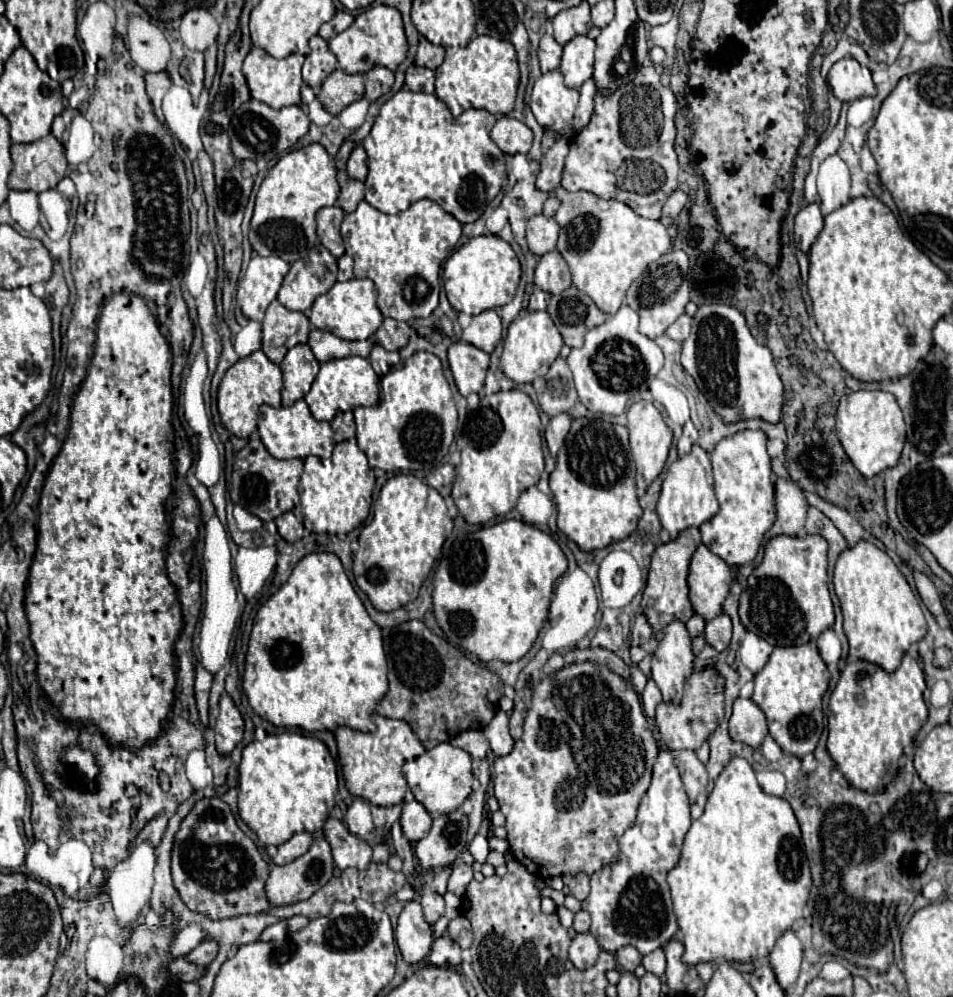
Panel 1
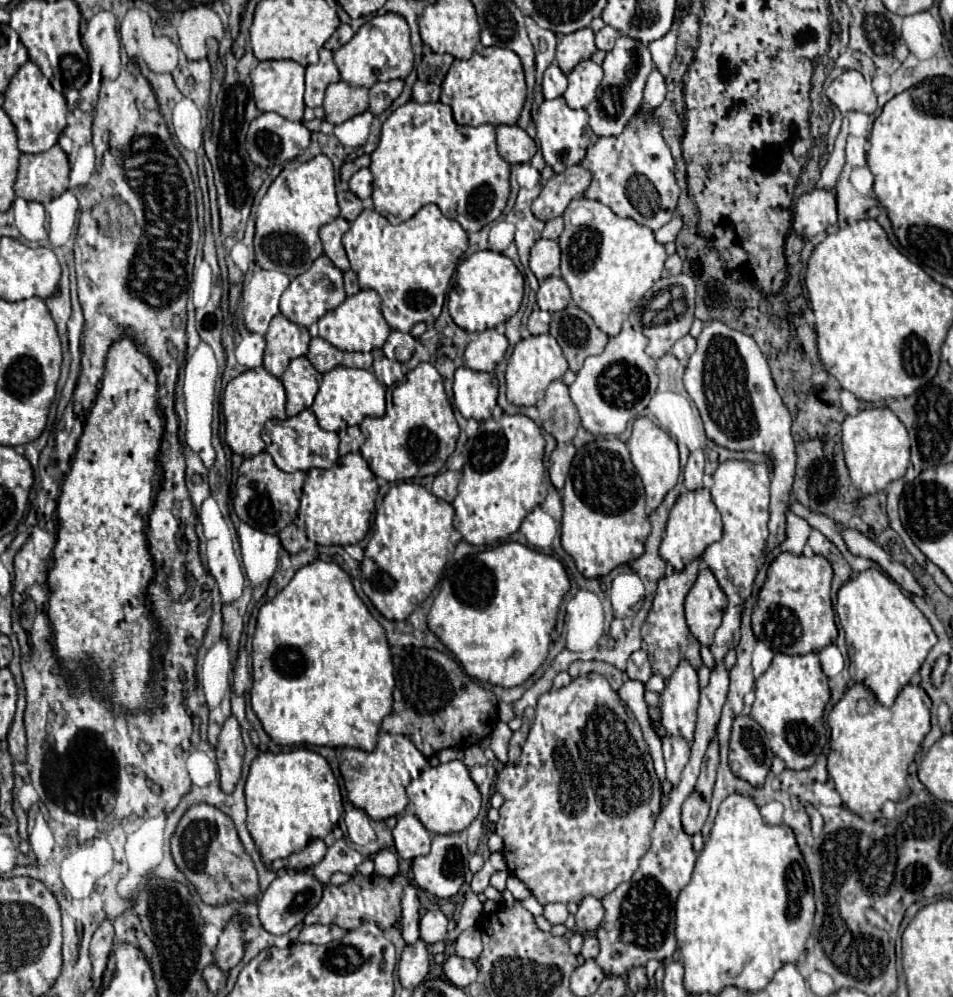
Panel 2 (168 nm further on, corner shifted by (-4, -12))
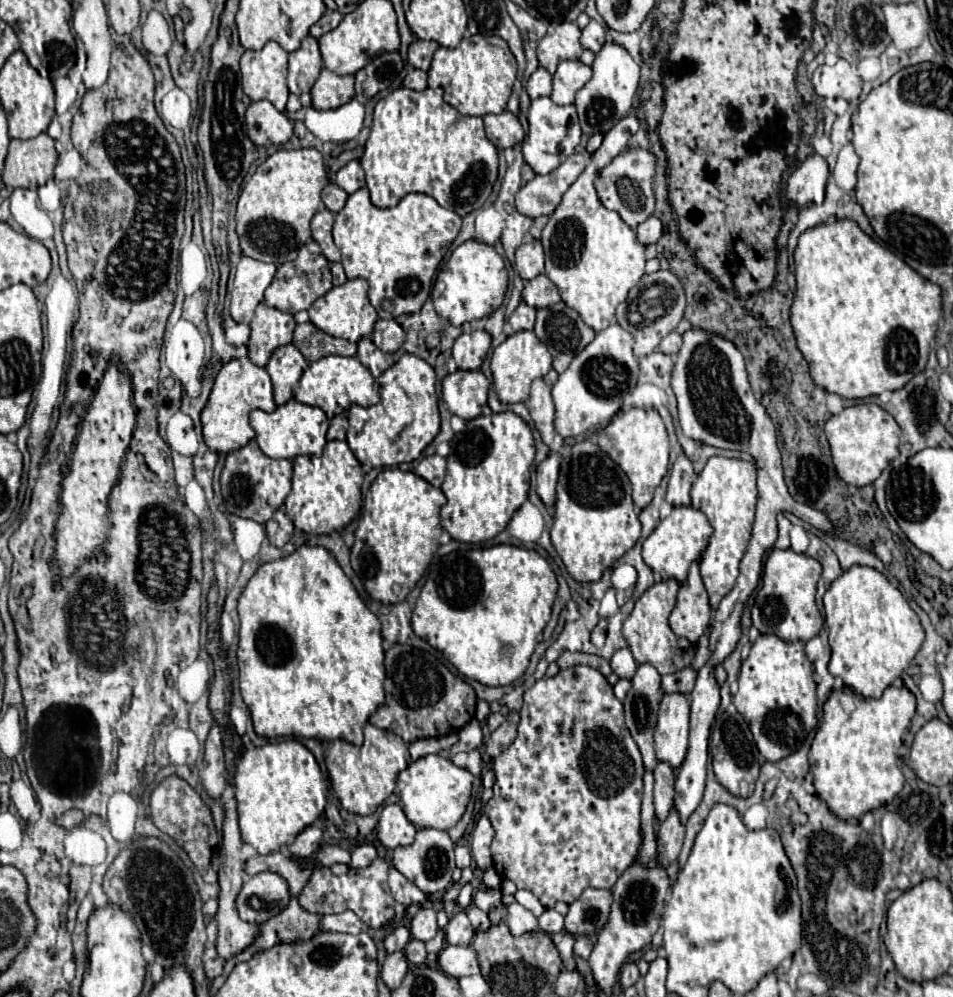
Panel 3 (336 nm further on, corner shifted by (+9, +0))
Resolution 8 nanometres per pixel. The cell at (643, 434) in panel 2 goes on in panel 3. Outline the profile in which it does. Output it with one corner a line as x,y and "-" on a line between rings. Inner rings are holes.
630,408
628,412
616,416
606,424
604,430
600,430
596,438
598,448
606,452
628,476
632,482
632,498
634,504
642,510
646,504
650,504
656,486
668,472
668,434
664,428
664,422
656,410
644,410
644,408

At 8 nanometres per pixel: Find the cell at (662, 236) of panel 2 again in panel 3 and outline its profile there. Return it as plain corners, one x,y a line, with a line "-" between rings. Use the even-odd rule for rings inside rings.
650,216
648,220
644,220
642,224
638,224
636,228
636,238
642,246
648,246
648,244
656,244
658,238
662,236
662,222
654,216

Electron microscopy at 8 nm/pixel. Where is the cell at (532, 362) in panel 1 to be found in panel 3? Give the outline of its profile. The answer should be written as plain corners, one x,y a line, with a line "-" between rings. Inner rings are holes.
524,330
508,336
506,342
502,342
490,360
492,368
492,378
494,378
494,388
502,404
516,404
516,402
526,402
530,394
530,384
536,378
544,378
550,368
552,368
552,356
546,350
546,346
536,338
534,332

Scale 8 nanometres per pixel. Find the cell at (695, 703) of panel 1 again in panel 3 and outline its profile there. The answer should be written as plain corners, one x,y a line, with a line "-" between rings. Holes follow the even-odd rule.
658,762
654,780
654,810
658,822
662,822
674,808
674,770
666,762

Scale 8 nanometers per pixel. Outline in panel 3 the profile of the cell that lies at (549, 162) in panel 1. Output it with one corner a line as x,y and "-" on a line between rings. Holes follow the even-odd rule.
572,154
556,170
530,180
526,186
520,188
516,196
518,212
522,212
528,218
550,216
554,208
560,204
570,184
584,172
586,164
588,164
586,156

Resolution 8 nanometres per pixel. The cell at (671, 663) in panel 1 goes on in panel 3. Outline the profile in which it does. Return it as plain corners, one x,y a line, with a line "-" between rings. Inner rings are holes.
666,694
662,698
654,732
656,758
658,762
668,762
674,770
680,768
688,750
688,714
690,704
686,696

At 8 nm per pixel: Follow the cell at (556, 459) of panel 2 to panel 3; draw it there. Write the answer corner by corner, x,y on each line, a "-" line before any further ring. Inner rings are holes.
550,454
542,464
538,464
538,486
536,492
546,508
556,502
556,482
560,470
560,454

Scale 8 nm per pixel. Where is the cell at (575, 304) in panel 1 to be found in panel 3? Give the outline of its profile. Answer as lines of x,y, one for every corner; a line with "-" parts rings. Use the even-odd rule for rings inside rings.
564,302
540,308
536,314
534,332
552,354
552,368
558,374
562,374
570,366
570,360
574,360
574,356
582,352
582,348
586,348
586,344
590,344
596,336
578,312
568,308

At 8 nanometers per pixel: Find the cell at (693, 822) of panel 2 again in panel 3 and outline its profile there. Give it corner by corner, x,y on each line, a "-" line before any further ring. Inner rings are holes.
672,810
668,820
658,828
658,864
668,868
680,854
684,840
684,824
678,818
678,812

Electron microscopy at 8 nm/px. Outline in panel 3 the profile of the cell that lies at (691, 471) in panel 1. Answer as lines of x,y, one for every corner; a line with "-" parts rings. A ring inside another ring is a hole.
692,506
674,508
672,514
666,520
662,520
656,526
656,530
646,538
642,548
642,558
660,580
676,580
682,584
688,576
690,564
702,558
702,552
706,550
706,544
710,540
710,532
712,526
702,512
694,510

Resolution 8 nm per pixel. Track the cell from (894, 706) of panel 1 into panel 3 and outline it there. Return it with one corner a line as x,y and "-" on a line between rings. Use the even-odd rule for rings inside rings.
904,686
886,688
878,700
862,698
852,688
830,694
808,758
816,794
834,816
858,820
866,812
890,804
902,790
904,774
898,766
898,750
914,712
916,698

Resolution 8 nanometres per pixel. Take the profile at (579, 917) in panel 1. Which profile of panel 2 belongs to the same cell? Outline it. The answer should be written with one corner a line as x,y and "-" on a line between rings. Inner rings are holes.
587,934
587,936
585,936
581,954
583,954
585,958
595,958
595,956
599,954
599,940
595,938
595,934

